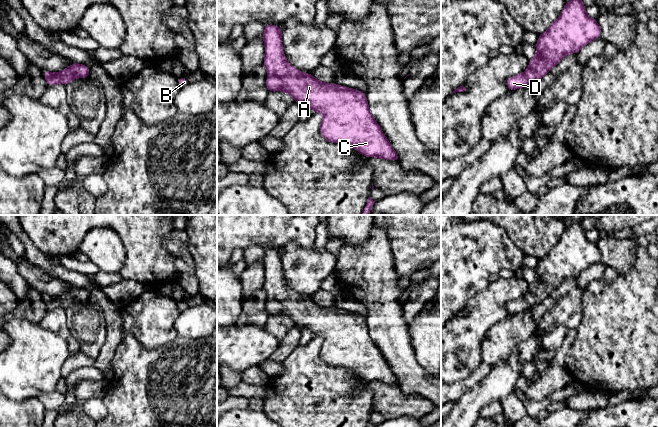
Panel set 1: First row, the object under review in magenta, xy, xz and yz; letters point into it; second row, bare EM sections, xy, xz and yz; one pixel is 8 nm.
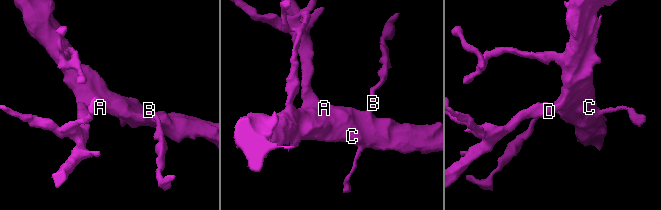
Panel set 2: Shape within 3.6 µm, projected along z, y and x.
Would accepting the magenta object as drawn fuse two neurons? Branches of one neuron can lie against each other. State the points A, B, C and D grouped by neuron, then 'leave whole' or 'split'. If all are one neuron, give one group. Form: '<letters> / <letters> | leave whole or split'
A B C D | leave whole

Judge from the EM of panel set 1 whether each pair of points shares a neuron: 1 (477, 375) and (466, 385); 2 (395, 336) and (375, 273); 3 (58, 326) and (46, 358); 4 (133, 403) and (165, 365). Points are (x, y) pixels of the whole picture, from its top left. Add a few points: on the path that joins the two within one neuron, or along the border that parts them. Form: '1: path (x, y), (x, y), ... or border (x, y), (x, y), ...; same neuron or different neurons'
1: path (474, 378), (469, 383); same neuron
2: path (385, 320), (385, 302), (381, 298), (379, 289); same neuron
3: border (38, 323), (66, 339); different neurons
4: path (142, 394), (162, 374); same neuron

